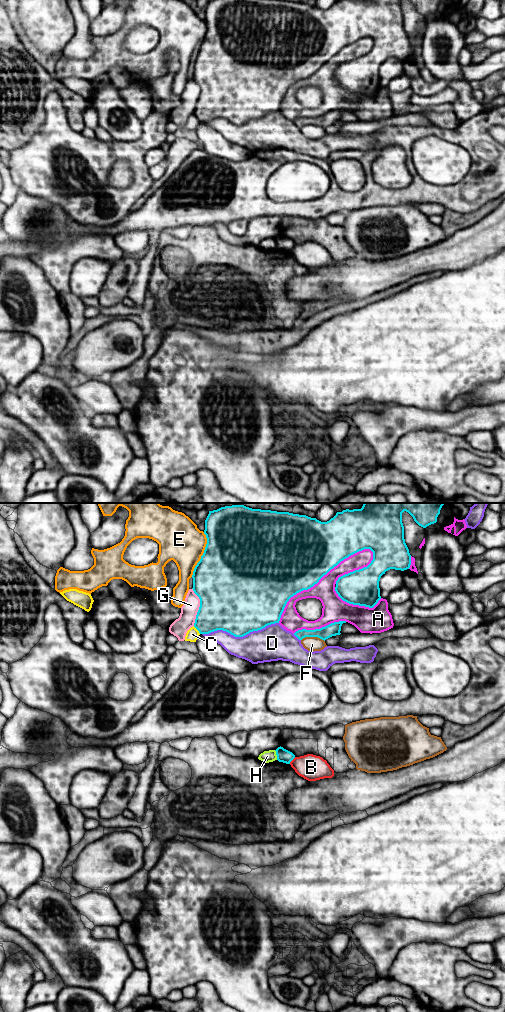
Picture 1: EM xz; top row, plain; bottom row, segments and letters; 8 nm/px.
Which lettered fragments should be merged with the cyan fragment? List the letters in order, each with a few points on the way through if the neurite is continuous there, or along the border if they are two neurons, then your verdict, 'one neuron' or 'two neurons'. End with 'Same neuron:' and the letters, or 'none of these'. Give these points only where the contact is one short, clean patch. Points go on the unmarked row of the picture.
A: two neurons
B: along xz (295, 245), (289, 251) | two neurons
C: two neurons
D: two neurons
E: two neurons
F: two neurons
G: two neurons
H: along xz (274, 238), (277, 247) | two neurons
Same neuron: none of these

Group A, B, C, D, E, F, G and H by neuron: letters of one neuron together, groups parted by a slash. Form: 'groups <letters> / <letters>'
groups A / B H / C / D / E / F / G

